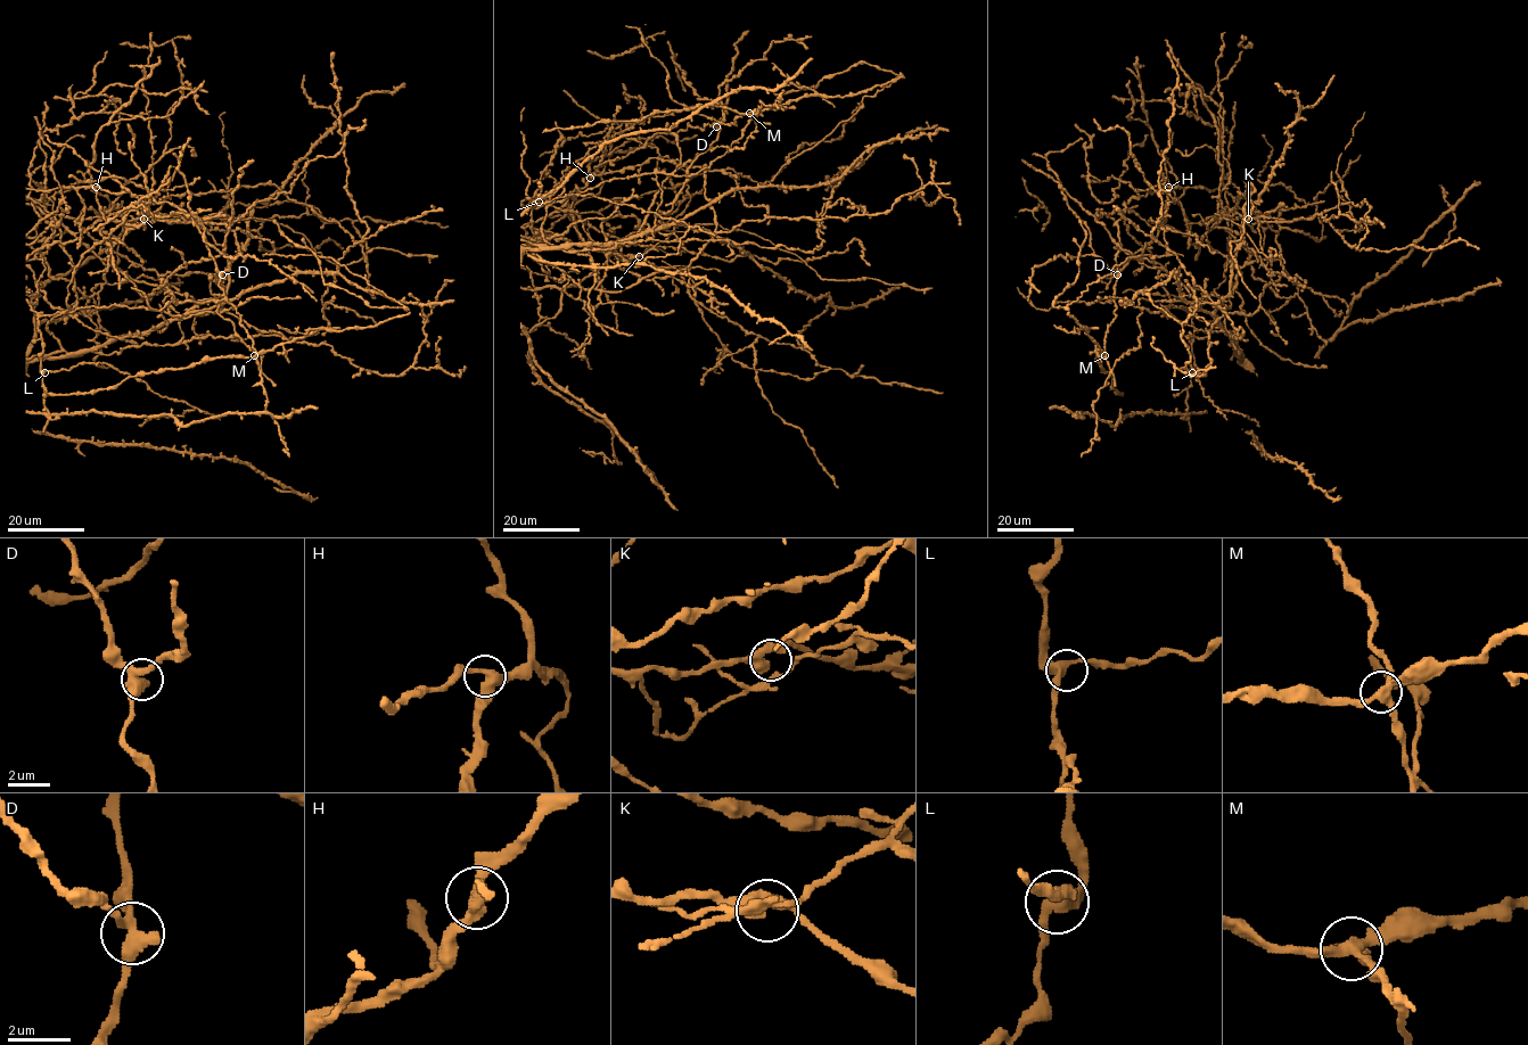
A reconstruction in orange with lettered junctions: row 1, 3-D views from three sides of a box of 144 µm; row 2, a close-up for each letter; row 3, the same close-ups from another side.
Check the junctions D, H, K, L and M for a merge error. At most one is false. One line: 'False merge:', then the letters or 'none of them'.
False merge: M

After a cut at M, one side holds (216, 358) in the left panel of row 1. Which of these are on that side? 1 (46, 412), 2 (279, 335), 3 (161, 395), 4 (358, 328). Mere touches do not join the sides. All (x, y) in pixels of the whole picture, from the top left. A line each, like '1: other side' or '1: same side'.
1: other side
2: other side
3: other side
4: same side

